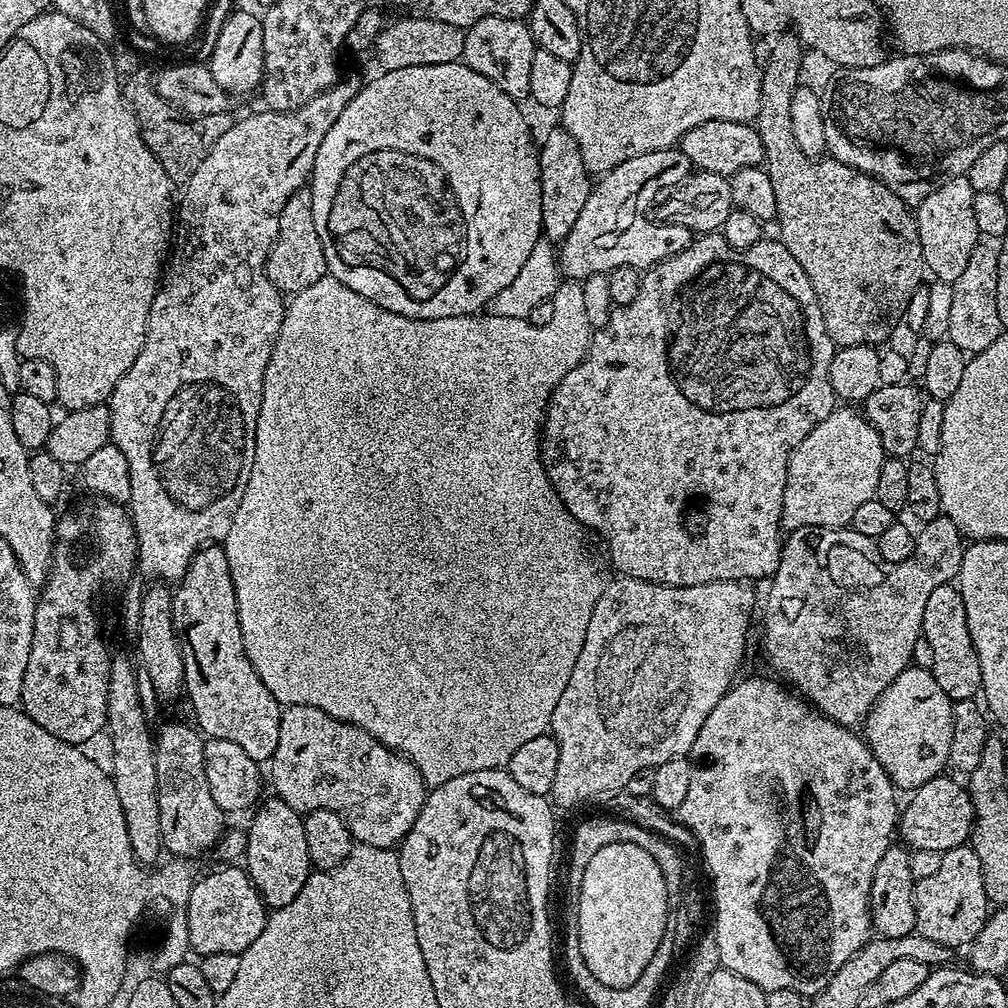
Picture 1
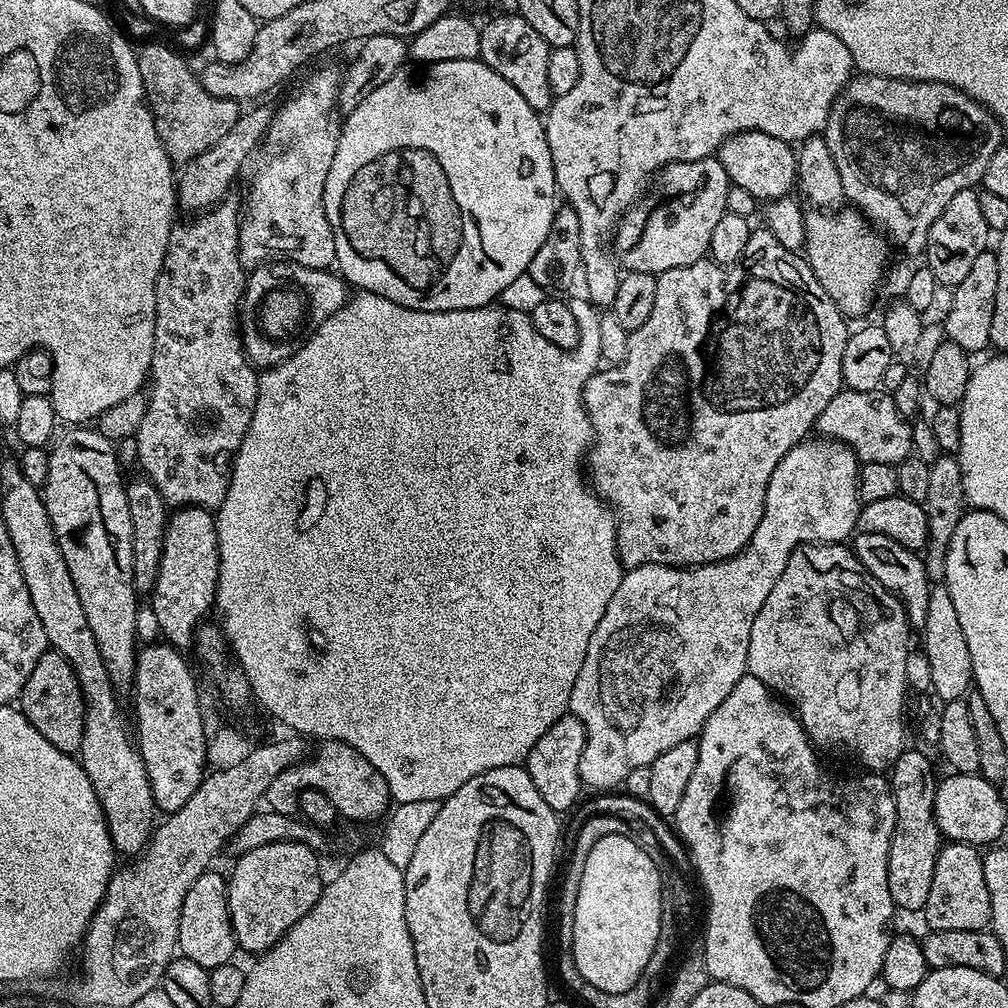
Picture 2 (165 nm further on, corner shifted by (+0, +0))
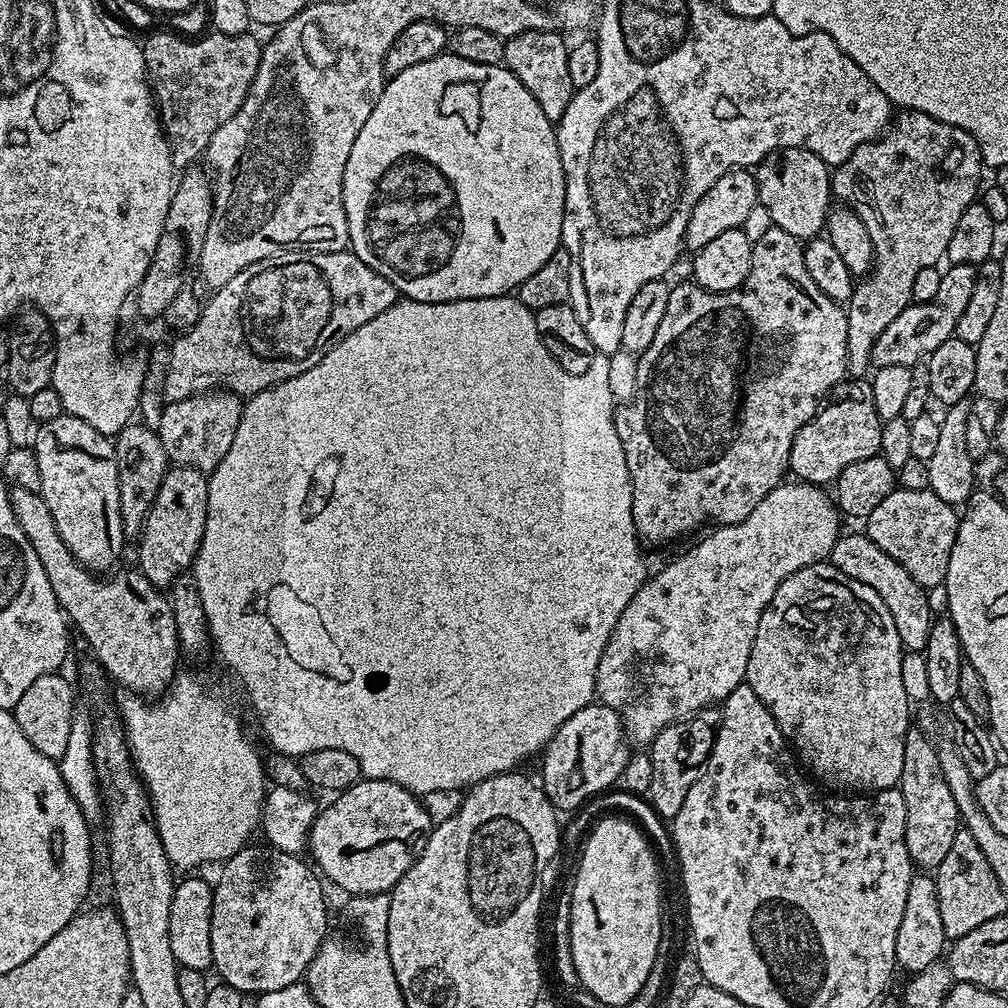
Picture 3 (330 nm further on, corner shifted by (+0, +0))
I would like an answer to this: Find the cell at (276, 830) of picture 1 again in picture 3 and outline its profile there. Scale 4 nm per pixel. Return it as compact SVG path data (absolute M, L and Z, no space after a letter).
M245 846L238 854L223 861L219 869L220 881L214 884L210 918L212 968L220 975L217 977L223 983L245 994L259 994L301 983L310 962L329 935L328 904L324 901L325 885L317 869L307 859L299 860L292 850L280 846L252 847Z

